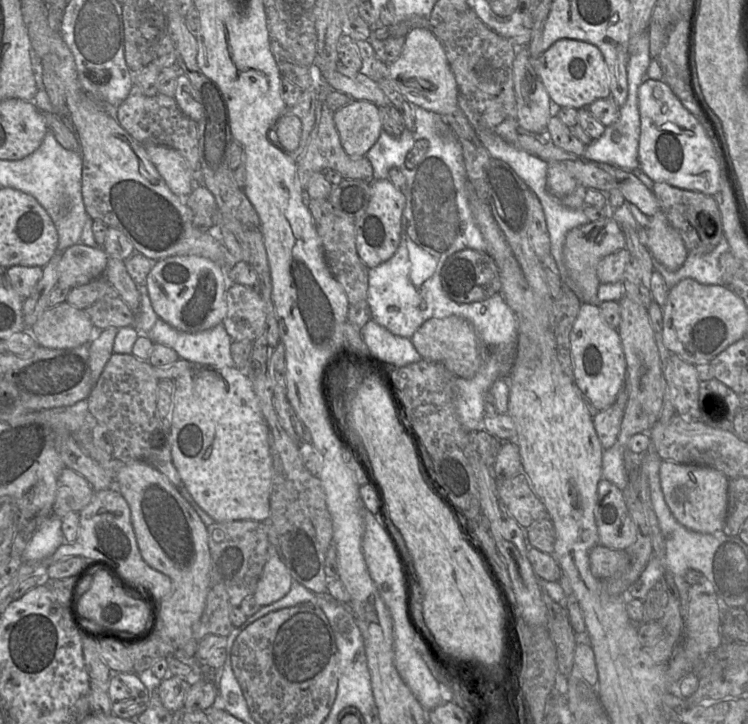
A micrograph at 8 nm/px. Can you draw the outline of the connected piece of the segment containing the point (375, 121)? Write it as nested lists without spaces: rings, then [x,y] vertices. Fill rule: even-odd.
[[[363,100],[335,111],[334,121],[342,147],[353,159],[365,157],[383,130],[379,107]]]

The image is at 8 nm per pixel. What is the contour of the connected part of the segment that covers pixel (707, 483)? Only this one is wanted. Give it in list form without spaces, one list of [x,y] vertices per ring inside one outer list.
[[[661,461],[659,480],[664,500],[681,525],[703,534],[722,532],[727,515],[730,480],[726,475],[710,467]]]

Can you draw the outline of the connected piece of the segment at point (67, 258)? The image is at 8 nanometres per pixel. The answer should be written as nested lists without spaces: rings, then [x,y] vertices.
[[[75,244],[61,253],[57,266],[57,286],[75,288],[100,277],[108,256],[102,248]]]

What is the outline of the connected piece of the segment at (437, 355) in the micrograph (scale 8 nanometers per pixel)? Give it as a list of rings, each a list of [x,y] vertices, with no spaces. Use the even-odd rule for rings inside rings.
[[[459,316],[428,319],[413,334],[411,341],[422,359],[440,363],[461,378],[473,377],[483,363],[484,347],[475,329]]]

